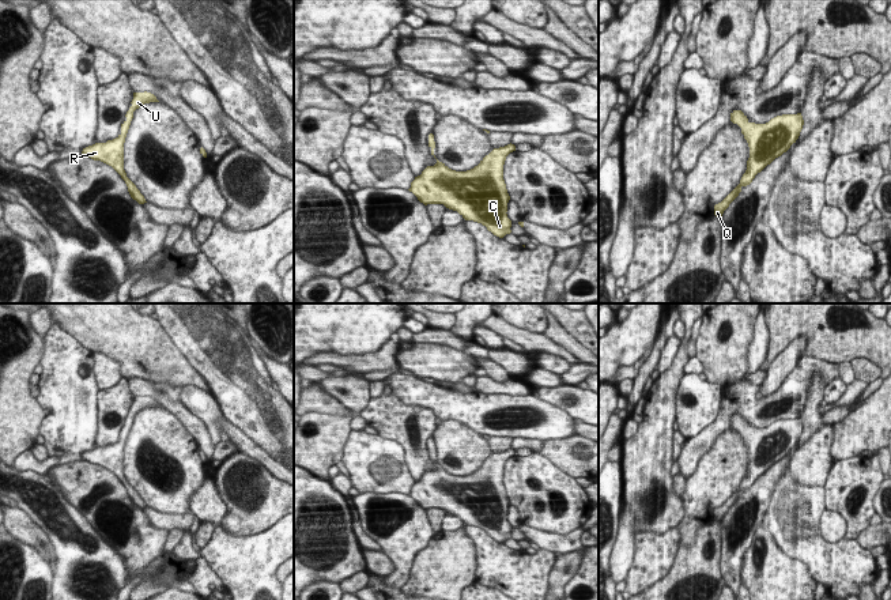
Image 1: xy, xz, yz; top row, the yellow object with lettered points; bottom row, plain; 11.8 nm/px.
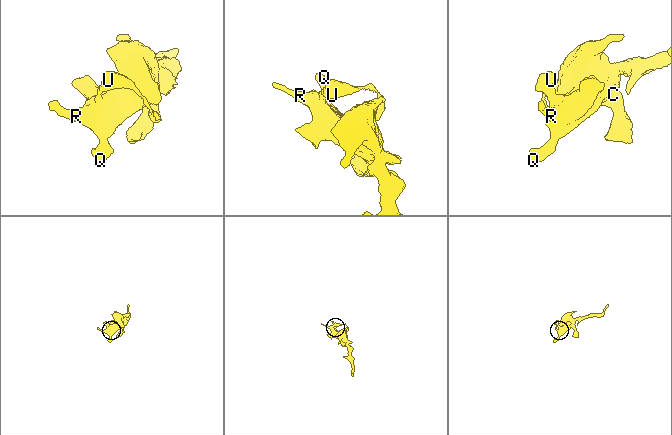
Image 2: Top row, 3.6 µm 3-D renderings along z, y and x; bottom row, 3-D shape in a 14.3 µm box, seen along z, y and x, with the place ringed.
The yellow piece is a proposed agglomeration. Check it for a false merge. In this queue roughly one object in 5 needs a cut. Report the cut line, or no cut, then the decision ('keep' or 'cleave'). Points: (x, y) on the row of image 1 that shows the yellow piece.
cut none; keep

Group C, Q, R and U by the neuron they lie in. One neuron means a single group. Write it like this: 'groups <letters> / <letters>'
groups C Q R U

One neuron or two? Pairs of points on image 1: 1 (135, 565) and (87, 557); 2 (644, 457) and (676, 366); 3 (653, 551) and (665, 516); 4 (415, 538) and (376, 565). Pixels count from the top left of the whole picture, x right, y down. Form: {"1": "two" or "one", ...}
{"1": "two", "2": "one", "3": "two", "4": "two"}

